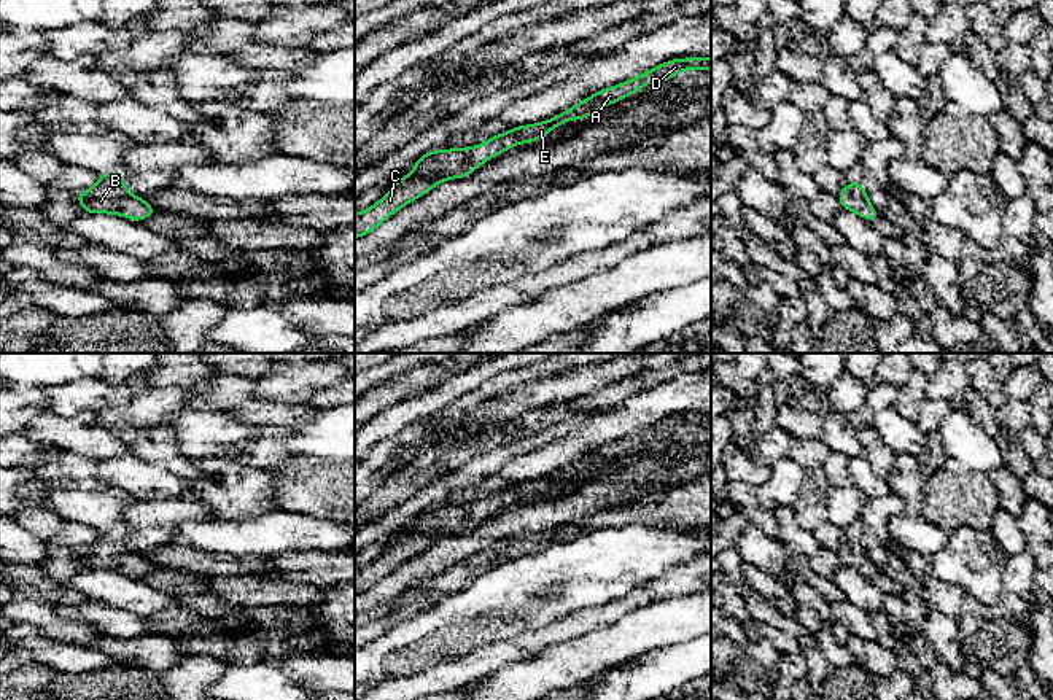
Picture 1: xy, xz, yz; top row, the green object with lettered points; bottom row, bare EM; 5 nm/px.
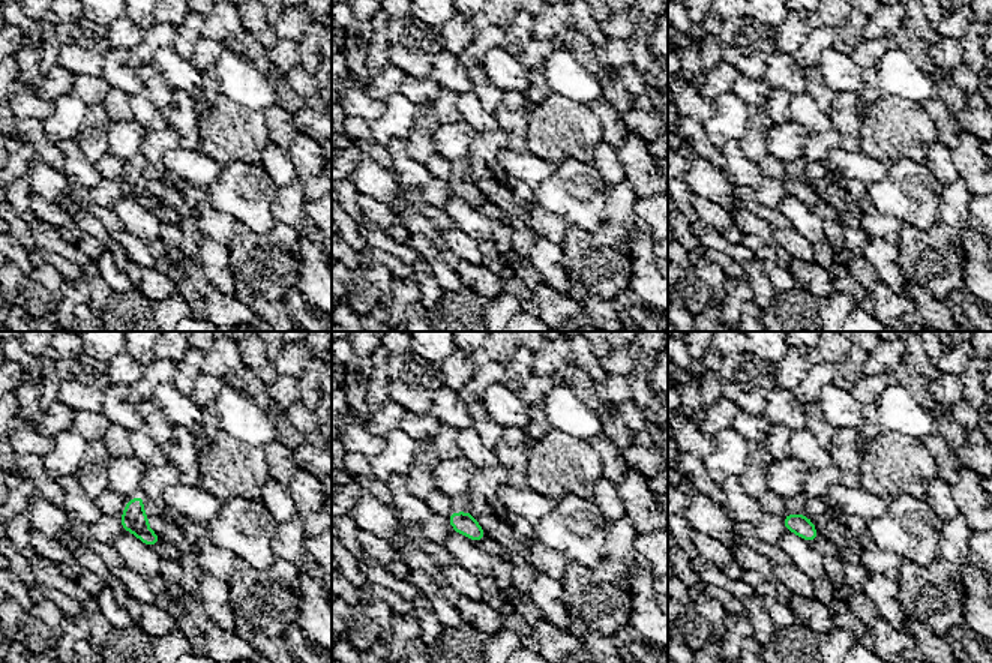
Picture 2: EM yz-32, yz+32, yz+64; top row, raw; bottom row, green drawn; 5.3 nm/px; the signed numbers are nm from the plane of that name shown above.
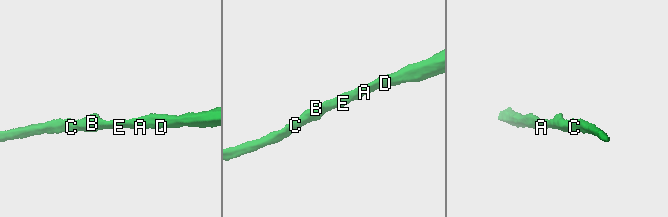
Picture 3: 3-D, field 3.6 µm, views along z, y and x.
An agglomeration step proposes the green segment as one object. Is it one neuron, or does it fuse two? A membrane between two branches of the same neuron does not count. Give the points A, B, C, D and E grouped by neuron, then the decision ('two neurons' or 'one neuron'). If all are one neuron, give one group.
A B C D E; one neuron

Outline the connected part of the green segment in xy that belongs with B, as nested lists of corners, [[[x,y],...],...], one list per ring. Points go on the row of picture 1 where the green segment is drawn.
[[[122,172],[99,175],[92,189],[73,196],[86,213],[121,215],[134,221],[142,221],[157,213],[140,196],[130,194],[122,181]]]

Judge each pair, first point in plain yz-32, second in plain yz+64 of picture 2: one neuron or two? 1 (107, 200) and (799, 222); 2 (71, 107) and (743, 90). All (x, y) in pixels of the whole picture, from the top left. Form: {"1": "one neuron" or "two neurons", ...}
{"1": "two neurons", "2": "two neurons"}

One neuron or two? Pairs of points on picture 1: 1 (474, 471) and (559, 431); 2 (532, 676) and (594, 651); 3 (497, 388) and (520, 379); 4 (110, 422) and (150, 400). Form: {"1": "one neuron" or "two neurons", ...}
{"1": "one neuron", "2": "one neuron", "3": "one neuron", "4": "one neuron"}

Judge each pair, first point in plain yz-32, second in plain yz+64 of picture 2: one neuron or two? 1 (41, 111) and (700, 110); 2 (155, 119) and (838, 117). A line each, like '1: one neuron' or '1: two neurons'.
1: one neuron
2: two neurons

